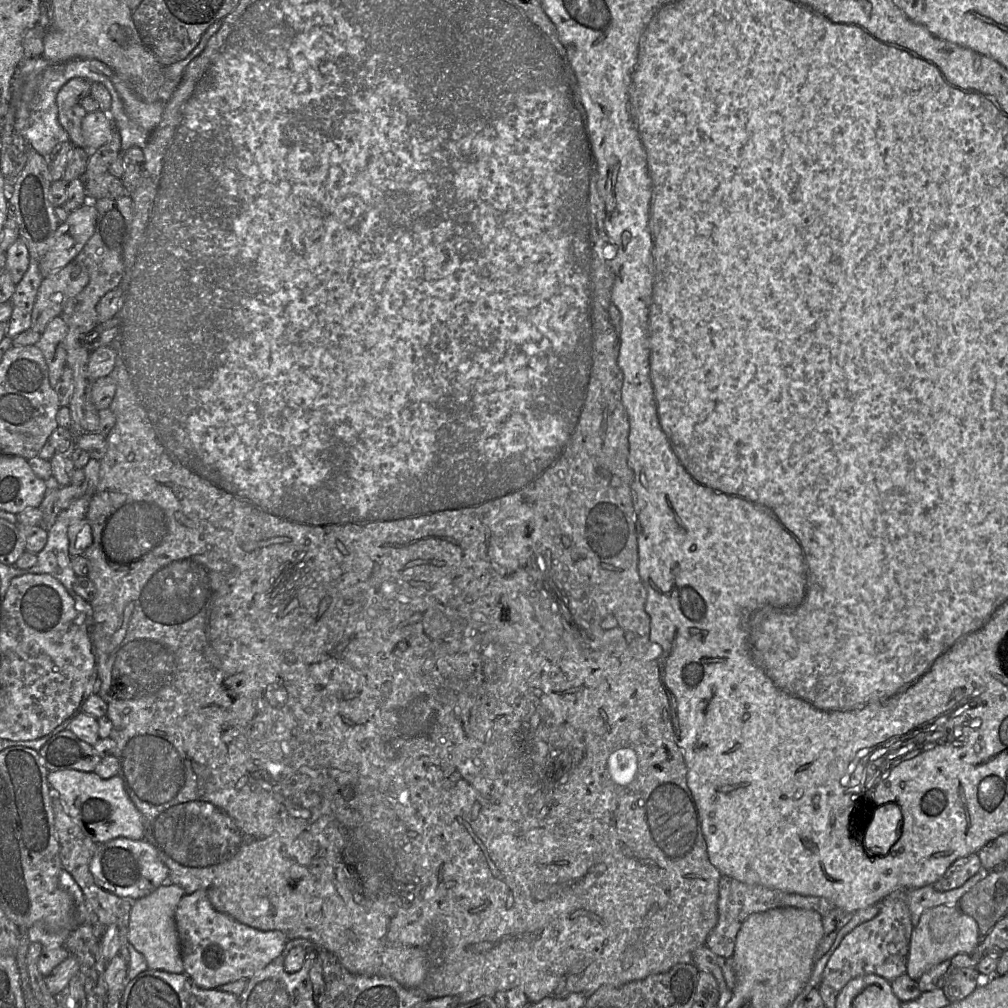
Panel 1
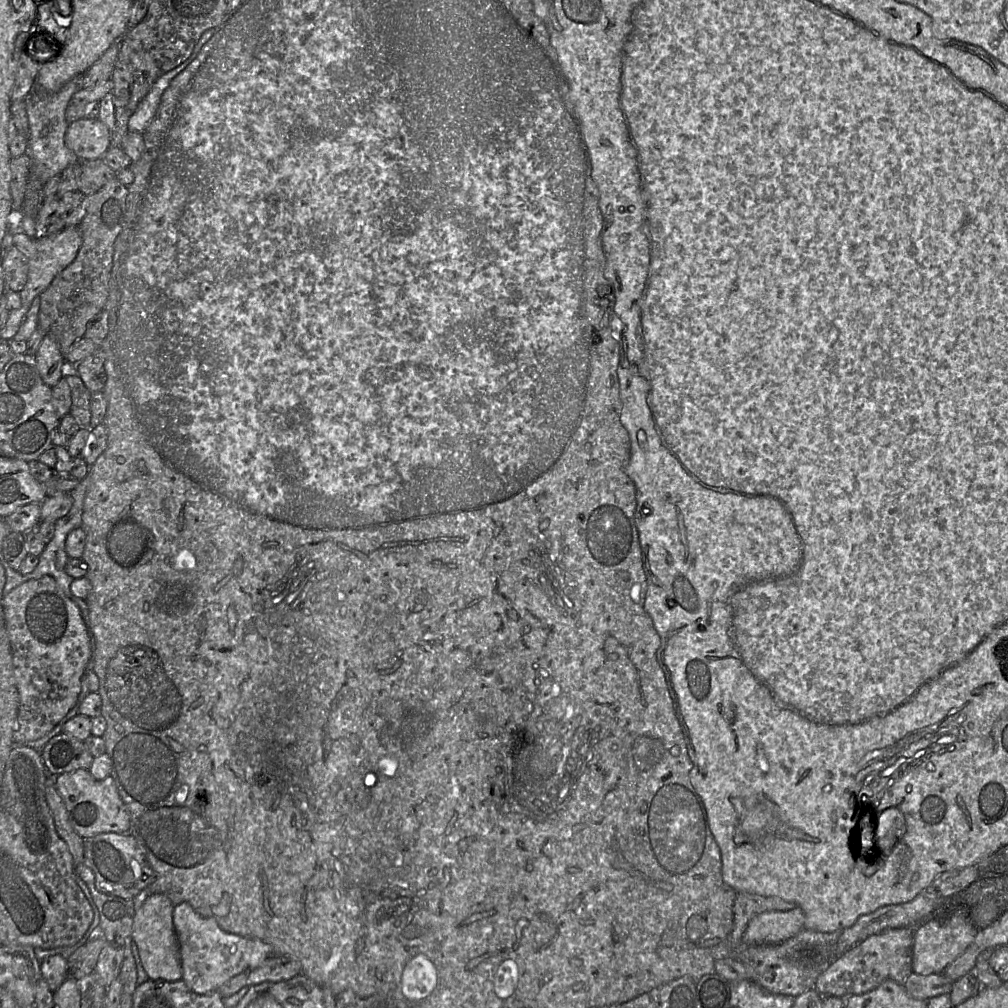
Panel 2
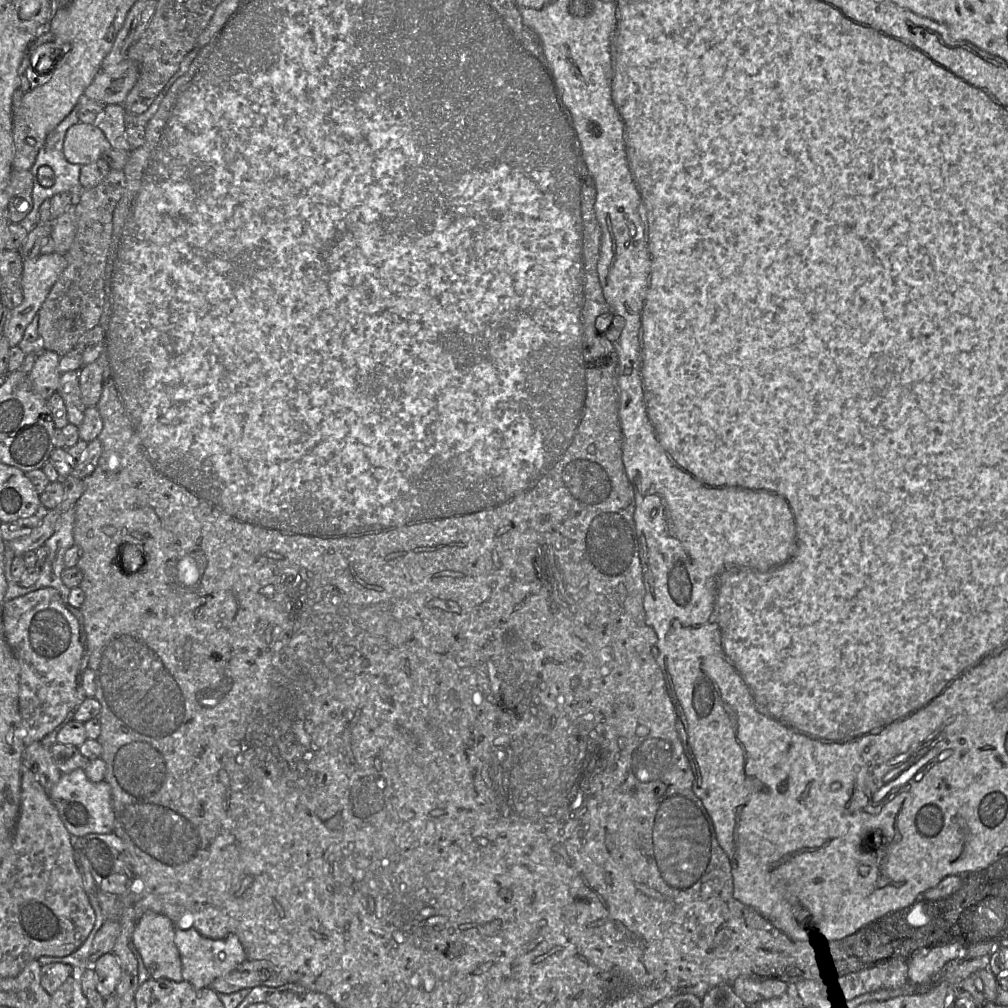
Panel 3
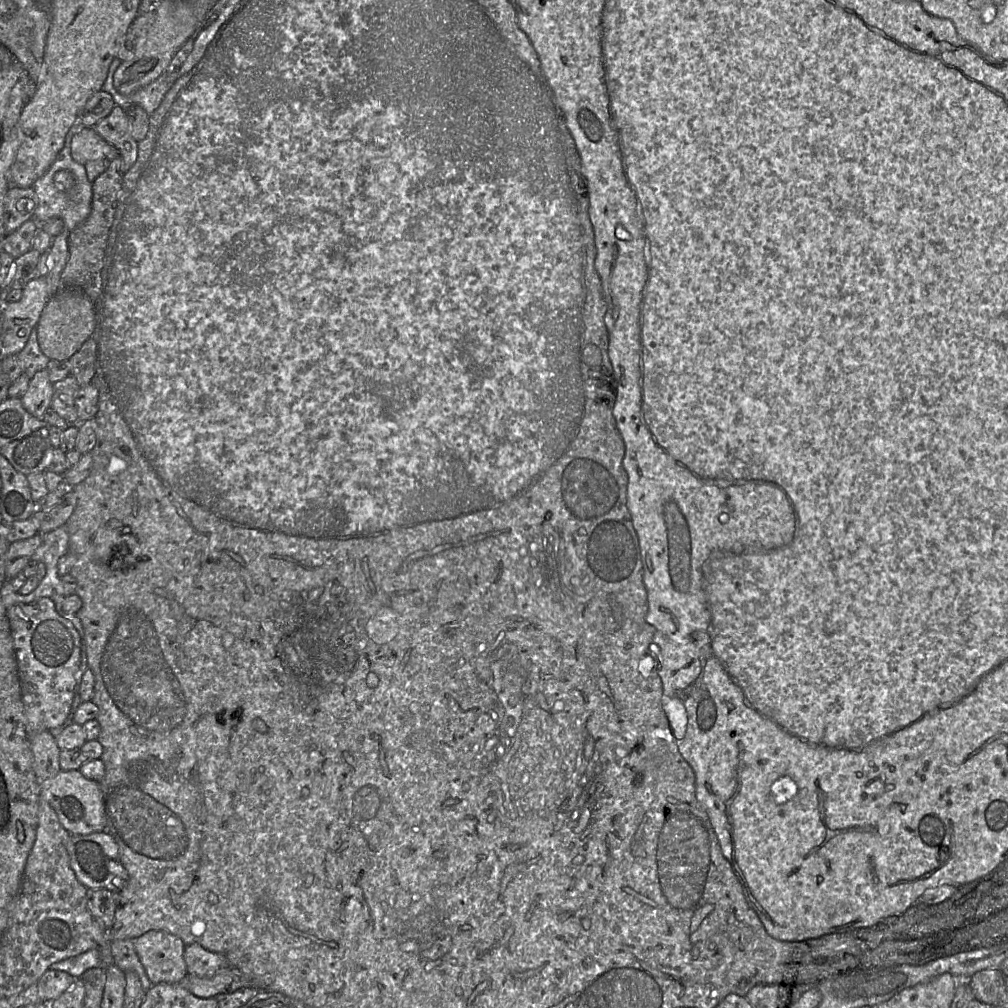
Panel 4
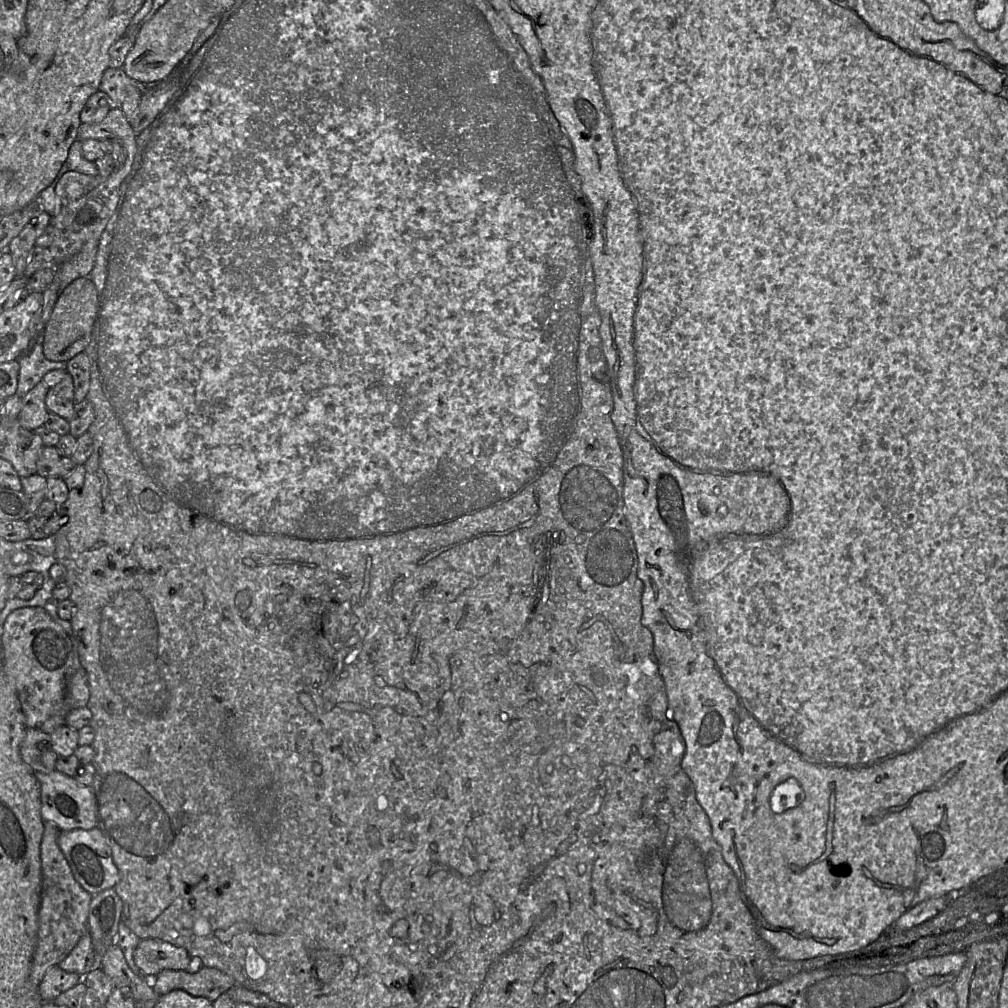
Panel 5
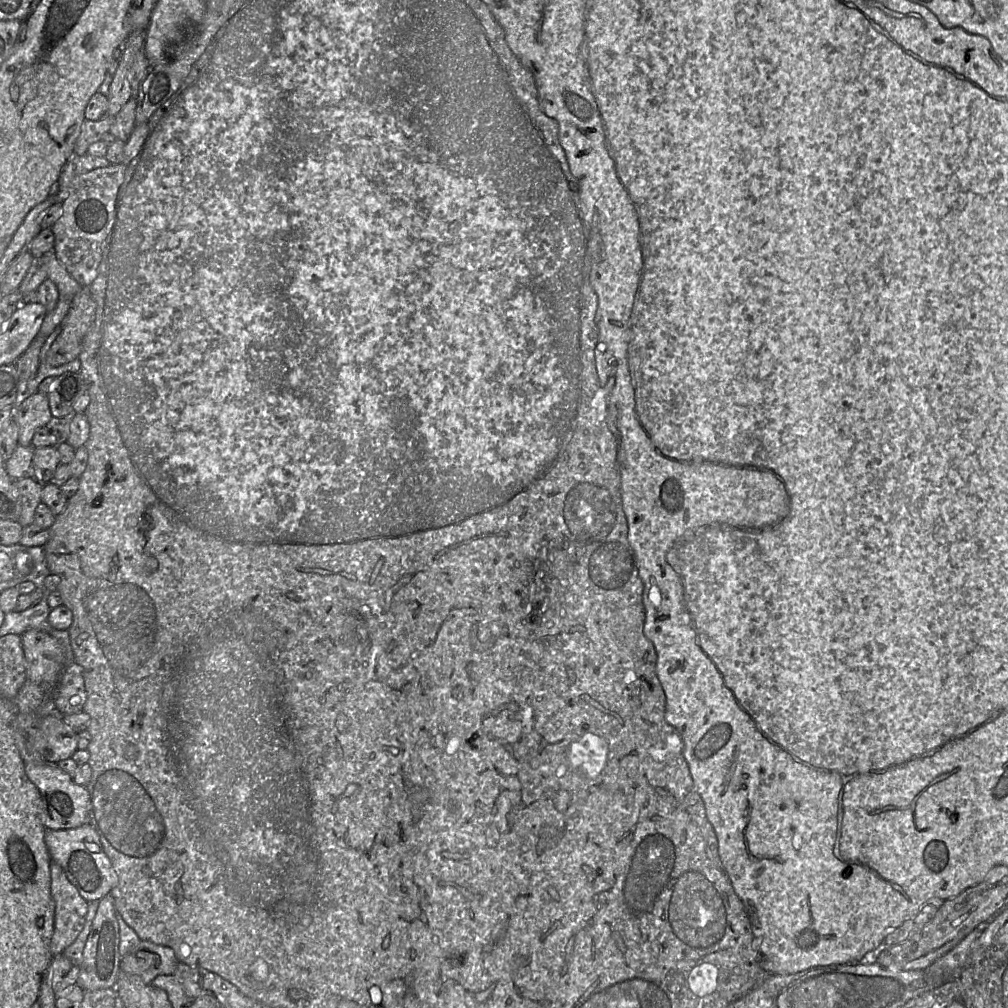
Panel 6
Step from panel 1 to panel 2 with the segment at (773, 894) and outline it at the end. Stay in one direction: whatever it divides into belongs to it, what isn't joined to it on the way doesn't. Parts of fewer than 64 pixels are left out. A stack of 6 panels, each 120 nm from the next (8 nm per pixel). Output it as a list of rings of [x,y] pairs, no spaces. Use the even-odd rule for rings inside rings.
[[[737,893],[733,907],[734,926],[729,936],[732,950],[740,949],[743,934],[755,916],[766,911],[787,911],[796,907],[795,903],[779,897]]]

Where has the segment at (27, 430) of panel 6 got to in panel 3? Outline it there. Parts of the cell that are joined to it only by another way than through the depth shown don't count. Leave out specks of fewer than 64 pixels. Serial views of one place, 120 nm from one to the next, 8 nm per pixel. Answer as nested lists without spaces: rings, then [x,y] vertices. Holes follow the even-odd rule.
[[[44,350],[38,354],[33,369],[29,373],[33,391],[48,400],[57,392],[61,373],[59,371],[60,355]]]

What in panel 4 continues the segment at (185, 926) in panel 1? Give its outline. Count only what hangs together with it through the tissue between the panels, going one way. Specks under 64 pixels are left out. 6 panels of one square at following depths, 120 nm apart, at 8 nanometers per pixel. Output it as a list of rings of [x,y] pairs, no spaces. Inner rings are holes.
[[[197,943],[185,946],[184,960],[187,974],[197,977],[209,977],[228,966],[223,955],[208,951]]]

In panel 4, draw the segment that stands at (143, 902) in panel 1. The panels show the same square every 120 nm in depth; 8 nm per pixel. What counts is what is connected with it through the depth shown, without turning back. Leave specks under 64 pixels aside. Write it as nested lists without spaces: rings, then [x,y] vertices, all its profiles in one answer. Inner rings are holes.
[[[151,930],[136,938],[134,947],[152,984],[179,983],[186,975],[183,941],[168,932]]]

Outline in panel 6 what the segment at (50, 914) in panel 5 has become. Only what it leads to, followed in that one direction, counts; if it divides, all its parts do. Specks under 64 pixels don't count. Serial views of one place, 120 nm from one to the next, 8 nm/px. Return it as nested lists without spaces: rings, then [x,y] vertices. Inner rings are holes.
[[[52,860],[50,877],[50,893],[55,903],[50,952],[54,957],[67,949],[83,929],[88,903],[70,883],[62,868]]]

